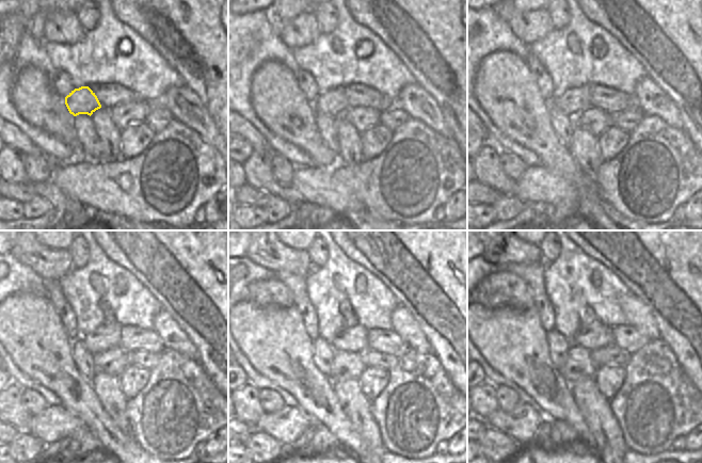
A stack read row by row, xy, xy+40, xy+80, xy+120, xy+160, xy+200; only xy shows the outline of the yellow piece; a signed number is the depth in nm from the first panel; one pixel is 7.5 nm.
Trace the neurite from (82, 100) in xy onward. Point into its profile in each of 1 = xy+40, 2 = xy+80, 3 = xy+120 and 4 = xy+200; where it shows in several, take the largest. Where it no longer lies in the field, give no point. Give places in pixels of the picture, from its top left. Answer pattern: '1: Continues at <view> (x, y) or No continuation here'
1: Continues at xy+40 (333, 102)
2: Continues at xy+80 (573, 101)
3: Continues at xy+120 (107, 336)
4: Continues at xy+200 (595, 336)

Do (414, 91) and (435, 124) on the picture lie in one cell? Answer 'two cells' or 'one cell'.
one cell

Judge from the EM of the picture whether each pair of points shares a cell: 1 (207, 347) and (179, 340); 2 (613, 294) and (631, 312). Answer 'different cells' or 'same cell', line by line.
1: different cells
2: different cells

